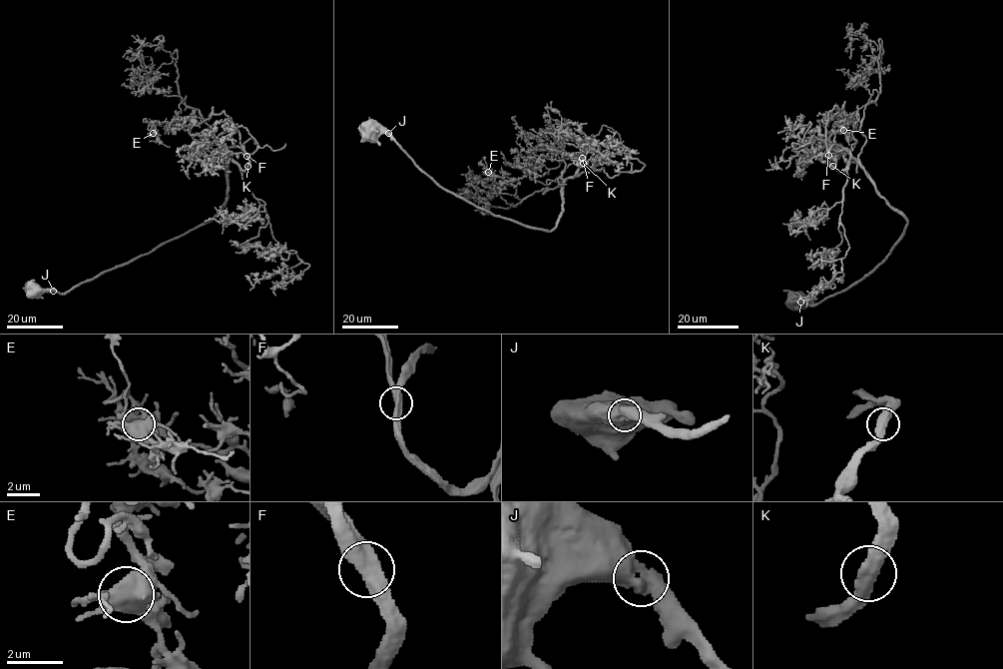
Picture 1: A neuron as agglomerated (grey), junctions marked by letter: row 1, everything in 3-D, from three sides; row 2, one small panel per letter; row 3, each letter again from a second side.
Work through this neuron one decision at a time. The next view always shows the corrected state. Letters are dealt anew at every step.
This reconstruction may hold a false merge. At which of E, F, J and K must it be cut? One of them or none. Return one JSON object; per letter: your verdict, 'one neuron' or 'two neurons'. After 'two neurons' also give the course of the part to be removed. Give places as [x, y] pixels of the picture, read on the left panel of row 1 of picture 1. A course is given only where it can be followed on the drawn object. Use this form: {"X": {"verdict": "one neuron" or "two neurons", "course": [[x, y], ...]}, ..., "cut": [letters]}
{"E": {"verdict": "one neuron"}, "F": {"verdict": "one neuron"}, "J": {"verdict": "one neuron"}, "K": {"verdict": "one neuron"}, "cut": []}

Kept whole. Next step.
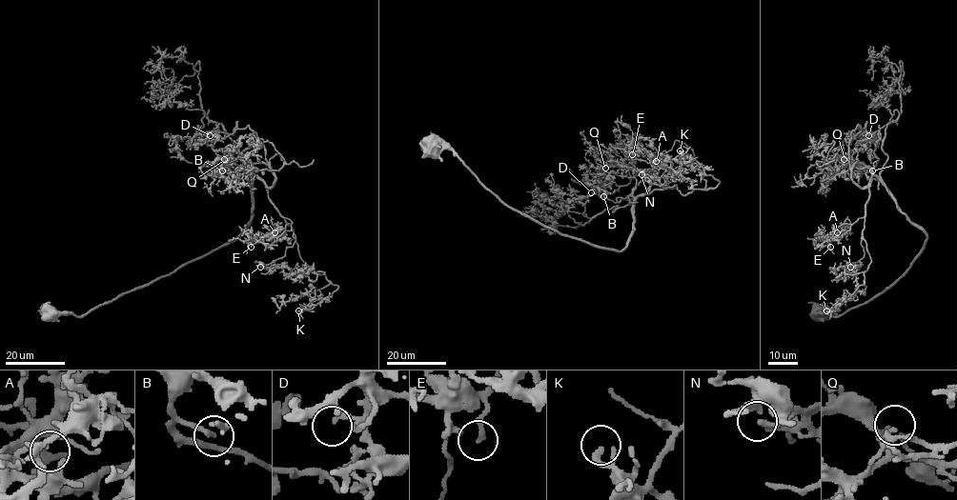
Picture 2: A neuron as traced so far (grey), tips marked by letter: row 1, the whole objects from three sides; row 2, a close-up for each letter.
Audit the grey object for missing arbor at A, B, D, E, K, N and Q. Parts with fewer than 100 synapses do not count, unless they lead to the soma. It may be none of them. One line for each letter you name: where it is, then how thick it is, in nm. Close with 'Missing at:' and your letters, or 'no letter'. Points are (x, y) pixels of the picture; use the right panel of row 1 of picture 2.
B: place (872, 170); calibre 220 nm
Missing at: B

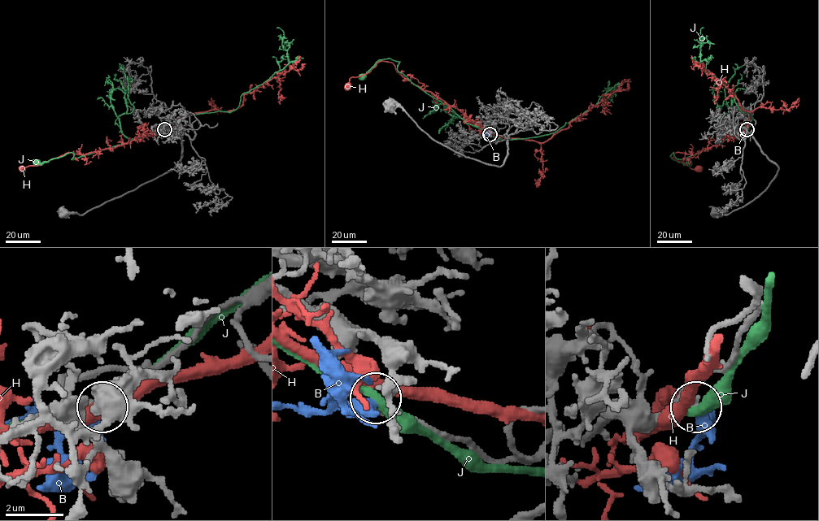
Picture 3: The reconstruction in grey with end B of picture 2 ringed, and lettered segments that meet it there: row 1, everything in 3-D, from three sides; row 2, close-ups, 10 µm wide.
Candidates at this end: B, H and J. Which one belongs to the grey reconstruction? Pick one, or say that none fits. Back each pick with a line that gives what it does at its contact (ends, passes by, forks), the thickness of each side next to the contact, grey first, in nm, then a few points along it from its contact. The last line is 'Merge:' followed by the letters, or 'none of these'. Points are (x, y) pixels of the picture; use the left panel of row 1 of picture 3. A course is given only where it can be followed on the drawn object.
B: it ends; calibres 240 and 440 nm
Merge: B

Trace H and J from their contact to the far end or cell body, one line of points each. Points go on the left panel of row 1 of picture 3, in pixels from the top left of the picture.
H: (163, 129), (186, 115), (213, 110), (235, 110), (241, 105), (246, 94), (290, 69), (304, 66)
J: (163, 129), (76, 158), (71, 159), (74, 154), (70, 152), (47, 161), (37, 162)

